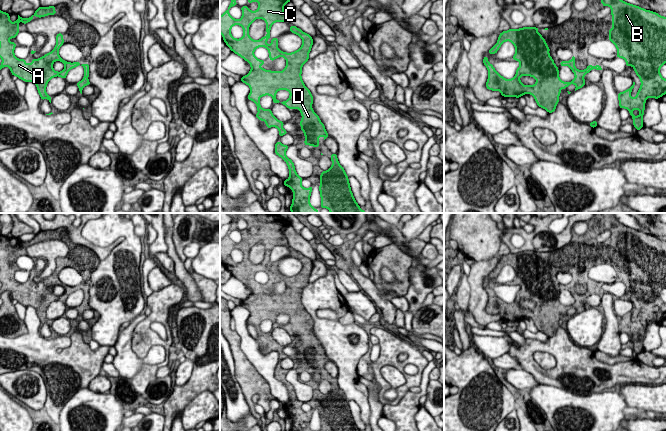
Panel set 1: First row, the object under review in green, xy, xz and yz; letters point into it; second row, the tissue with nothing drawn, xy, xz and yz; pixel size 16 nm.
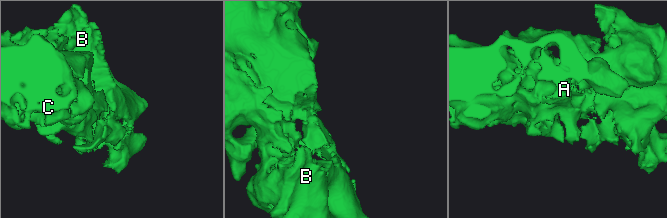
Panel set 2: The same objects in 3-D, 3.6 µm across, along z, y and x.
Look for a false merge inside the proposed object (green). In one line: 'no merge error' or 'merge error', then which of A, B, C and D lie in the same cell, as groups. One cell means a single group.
no merge error | A B C D

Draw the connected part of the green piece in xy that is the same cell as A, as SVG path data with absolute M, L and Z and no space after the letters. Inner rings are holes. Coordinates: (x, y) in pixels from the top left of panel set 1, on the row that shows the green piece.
M40 6L31 17L22 18L18 15L18 19L15 22L11 22L10 15L0 10L0 58L2 59L0 71L4 67L9 67L13 76L17 76L25 82L34 83L40 94L41 100L47 99L50 103L52 97L46 92L48 82L56 76L66 79L69 70L81 65L80 61L70 63L59 56L58 51L64 44L63 34L58 33L56 35L56 45L51 52L37 60L35 58L32 59L29 64L25 62L25 59L19 59L15 56L14 50L17 44L10 42L9 39L15 39L18 35L20 21L23 24L27 24L33 20L34 16L41 18L55 14L55 6ZM55 61L60 61L65 65L61 72L57 72L53 69L53 63Z

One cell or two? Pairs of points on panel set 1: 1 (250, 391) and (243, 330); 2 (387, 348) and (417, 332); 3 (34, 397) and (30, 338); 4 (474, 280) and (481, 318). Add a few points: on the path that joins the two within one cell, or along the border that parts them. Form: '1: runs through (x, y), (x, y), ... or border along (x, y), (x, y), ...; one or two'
1: border along (238, 335), (240, 338), (240, 349), (261, 375); two
2: border along (411, 343), (423, 349); two
3: border along (10, 371), (36, 371), (41, 376), (47, 389); two
4: runs through (477, 289), (478, 309); one

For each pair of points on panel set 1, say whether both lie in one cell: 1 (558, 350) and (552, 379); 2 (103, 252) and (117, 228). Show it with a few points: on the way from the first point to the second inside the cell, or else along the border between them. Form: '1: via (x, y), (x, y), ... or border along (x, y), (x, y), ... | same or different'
1: via (560, 357), (559, 372) | same
2: border along (84, 238), (99, 246), (125, 238) | different

